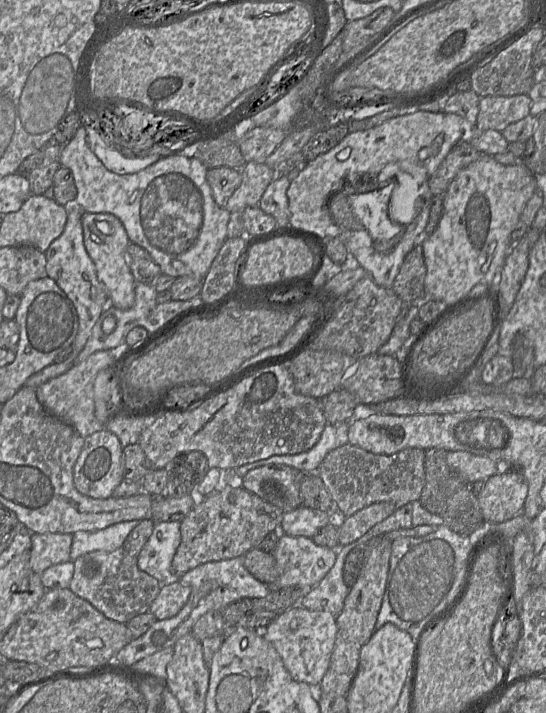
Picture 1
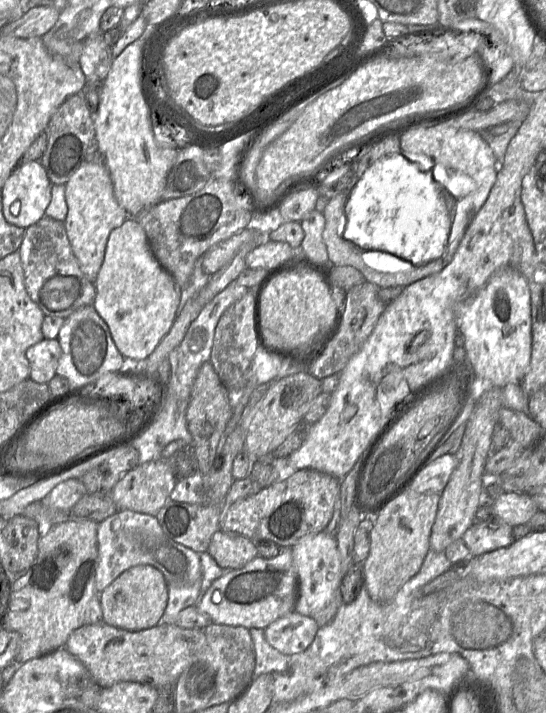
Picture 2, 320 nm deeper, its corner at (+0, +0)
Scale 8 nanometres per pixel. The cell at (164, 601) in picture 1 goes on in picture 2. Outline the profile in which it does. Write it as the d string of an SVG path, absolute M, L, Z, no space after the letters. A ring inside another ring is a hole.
M290 548L273 558L257 556L240 569L227 571L214 580L196 603L210 623L265 629L278 618L294 611L297 598L297 573Z

